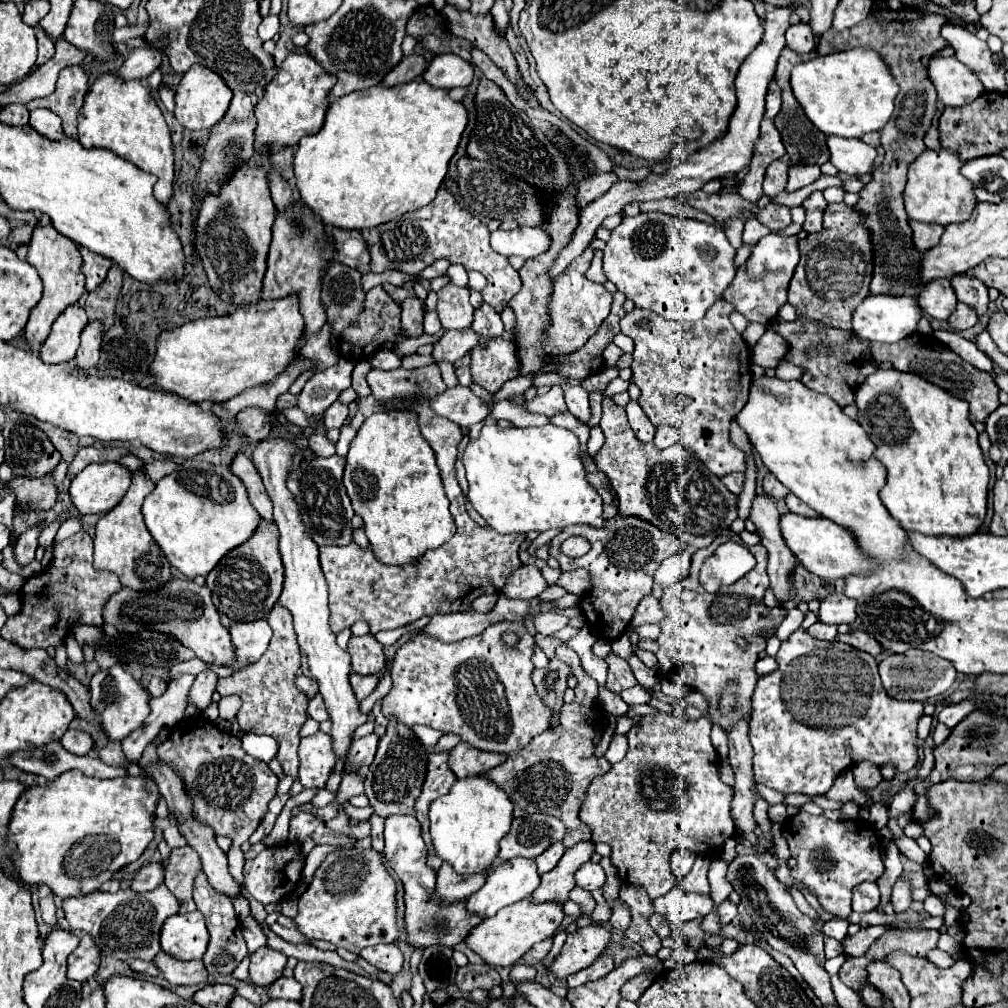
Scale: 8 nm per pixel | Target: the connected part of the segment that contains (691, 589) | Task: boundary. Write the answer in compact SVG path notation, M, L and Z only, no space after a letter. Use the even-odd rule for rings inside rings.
M755 544L749 546L751 554L757 560L757 566L739 582L733 586L719 590L715 594L709 594L697 574L699 574L699 562L707 552L697 552L693 556L693 566L687 578L683 578L677 586L677 592L673 600L665 602L665 618L661 620L661 634L657 638L659 642L659 674L685 684L693 690L699 690L707 702L709 702L709 716L711 721L719 724L726 733L743 717L750 717L752 713L752 696L755 682L757 682L757 672L755 672L755 662L759 660L759 652L765 650L765 630L769 626L779 626L779 622L787 616L779 612L779 608L769 610L763 604L763 592L769 588L769 576L765 574L765 546ZM737 638L747 640L747 648L739 648L735 644ZM735 680L739 684L738 700L735 703L736 713L729 715L717 712L717 702L719 694L725 682Z

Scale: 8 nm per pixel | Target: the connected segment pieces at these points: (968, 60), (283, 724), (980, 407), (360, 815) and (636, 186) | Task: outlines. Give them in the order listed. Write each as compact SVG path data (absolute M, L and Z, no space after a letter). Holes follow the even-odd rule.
M947 20L941 28L941 36L955 50L955 58L969 66L983 82L985 90L1005 92L1005 68L995 68L991 62L991 50L985 40L979 40L965 26Z
M275 604L273 610L267 614L267 620L273 628L273 638L269 642L267 652L253 666L247 666L227 678L221 678L217 684L217 692L221 696L237 694L243 700L241 710L237 714L237 722L241 730L251 734L273 736L279 744L275 758L281 762L283 772L293 780L297 780L297 736L301 726L309 718L307 714L309 698L295 684L295 676L301 666L301 650L297 644L289 610L285 610L281 604Z
M911 334L909 338L897 342L897 344L879 344L873 342L873 358L875 362L891 362L897 370L913 370L921 376L925 376L929 382L945 388L947 392L967 400L971 404L971 416L977 422L983 422L993 410L999 406L999 386L995 382L995 376L991 372L983 372L969 362L965 362L959 354L955 354L949 346L941 344L933 336L921 336ZM923 368L923 370L921 370Z
M348 801L343 804L343 808L345 813L352 820L368 820L374 814L374 810L371 808L371 806L367 806L365 808L357 808L352 806Z
M767 6L767 16L765 16L765 34L763 40L759 42L757 50L753 50L747 60L741 64L737 80L735 80L735 88L737 88L737 110L731 116L729 122L729 130L725 132L725 136L721 136L719 140L713 140L707 148L691 154L685 162L679 162L675 166L671 166L665 174L651 174L649 178L641 180L641 182L615 182L613 188L603 194L601 198L593 200L591 204L587 204L581 210L581 218L579 218L579 226L571 238L571 242L561 250L561 254L555 260L555 266L549 270L551 280L555 280L565 268L567 264L577 258L581 254L581 250L585 250L585 246L589 246L589 242L593 240L593 232L601 226L601 222L607 216L619 214L623 210L625 204L639 200L639 202L647 202L647 200L659 200L659 198L675 198L679 194L693 194L697 192L705 182L713 180L713 178L733 178L741 168L745 168L751 162L753 156L753 148L759 140L759 128L761 128L761 120L765 114L765 92L769 82L773 80L775 74L775 66L777 66L777 58L785 46L785 32L789 28L789 16L791 16L793 8L777 8L777 6Z

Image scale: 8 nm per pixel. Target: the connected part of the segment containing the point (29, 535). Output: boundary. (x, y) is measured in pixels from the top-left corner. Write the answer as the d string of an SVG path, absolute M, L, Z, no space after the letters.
M35 524L35 526L29 526L19 538L17 538L17 544L15 544L15 558L19 564L29 564L33 558L35 558L35 550L37 550L37 538L39 534L43 532L45 524Z

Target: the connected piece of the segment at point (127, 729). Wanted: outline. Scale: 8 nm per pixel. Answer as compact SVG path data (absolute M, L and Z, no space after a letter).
M115 664L115 666L107 668L107 670L99 670L91 678L89 692L91 692L91 708L99 716L105 736L109 740L113 740L113 742L123 742L133 730L137 730L145 722L145 718L151 712L149 710L149 694L119 664Z

